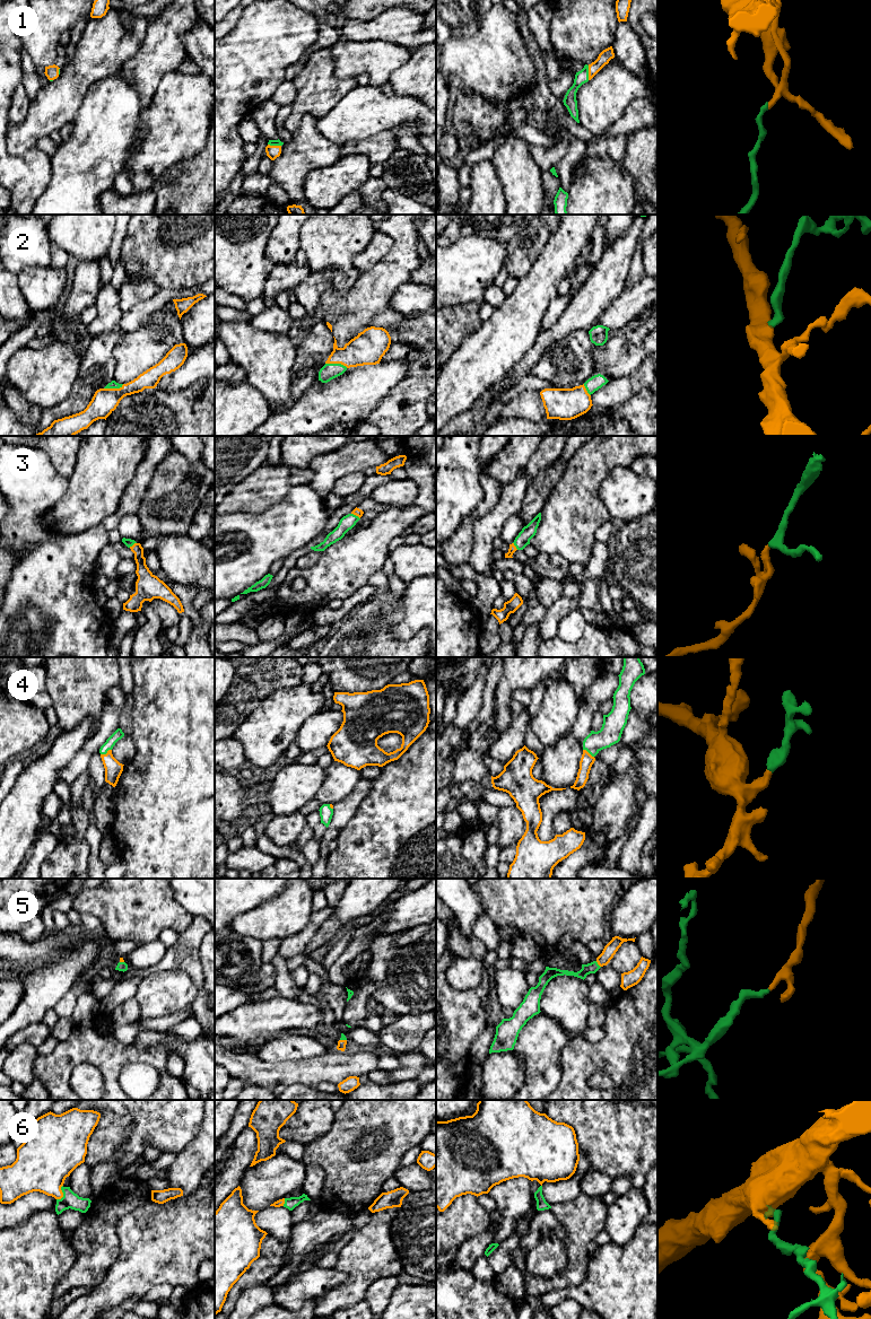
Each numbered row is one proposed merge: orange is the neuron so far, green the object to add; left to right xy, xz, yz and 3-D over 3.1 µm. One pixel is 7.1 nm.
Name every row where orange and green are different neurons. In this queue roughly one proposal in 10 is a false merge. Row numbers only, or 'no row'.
no row

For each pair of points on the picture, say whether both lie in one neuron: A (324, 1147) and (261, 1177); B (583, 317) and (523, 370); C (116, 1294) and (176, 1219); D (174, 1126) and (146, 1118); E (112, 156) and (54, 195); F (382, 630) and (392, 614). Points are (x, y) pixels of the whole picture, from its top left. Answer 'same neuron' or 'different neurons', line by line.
A: different neurons
B: same neuron
C: same neuron
D: same neuron
E: same neuron
F: same neuron

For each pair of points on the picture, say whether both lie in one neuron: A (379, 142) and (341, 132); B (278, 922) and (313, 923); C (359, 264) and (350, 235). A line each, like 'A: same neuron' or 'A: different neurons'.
A: different neurons
B: different neurons
C: different neurons

